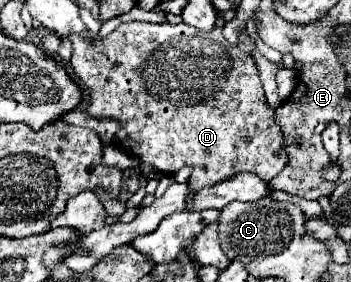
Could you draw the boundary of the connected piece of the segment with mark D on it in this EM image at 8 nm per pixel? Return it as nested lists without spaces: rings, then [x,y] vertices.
[[[217,18],[213,32],[199,32],[185,22],[177,26],[167,22],[127,22],[105,38],[93,36],[93,42],[85,42],[77,34],[69,38],[73,42],[71,66],[91,98],[85,112],[95,118],[121,120],[121,130],[113,144],[139,156],[143,164],[149,164],[157,172],[173,176],[179,168],[191,166],[191,190],[213,186],[239,172],[253,172],[269,182],[287,162],[283,134],[275,122],[275,110],[267,104],[253,58],[223,38],[223,26],[223,18]]]

